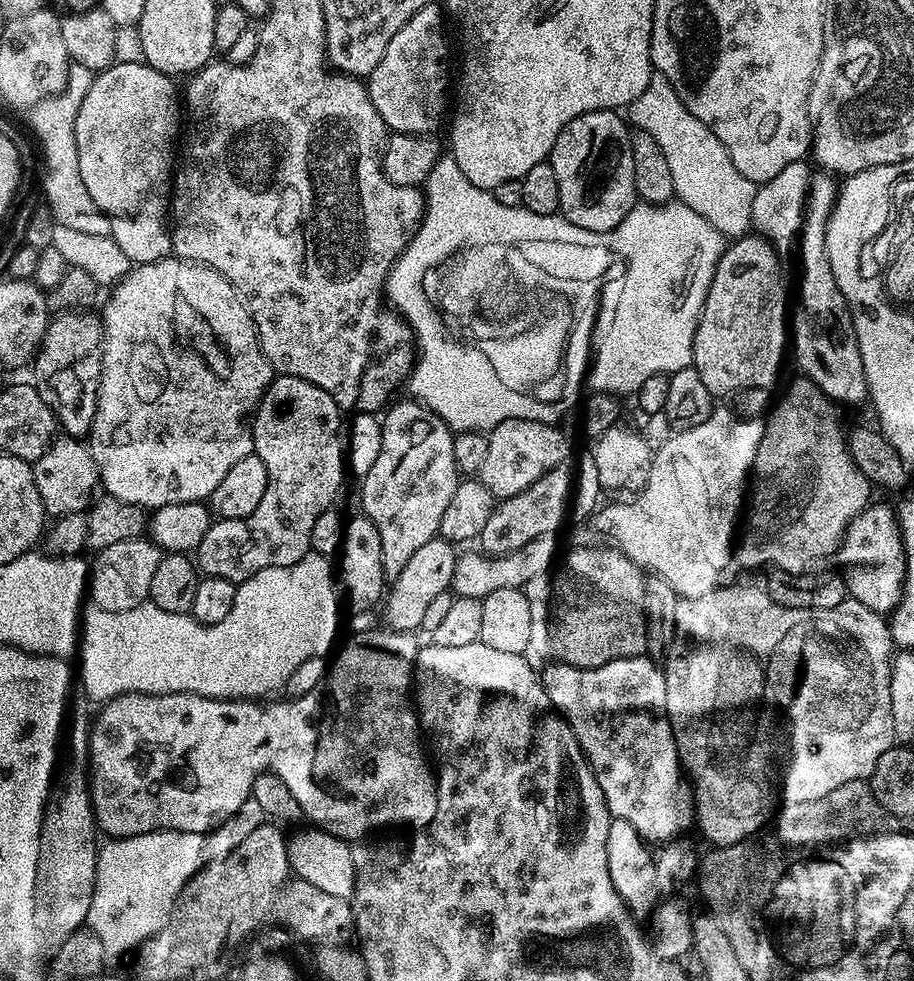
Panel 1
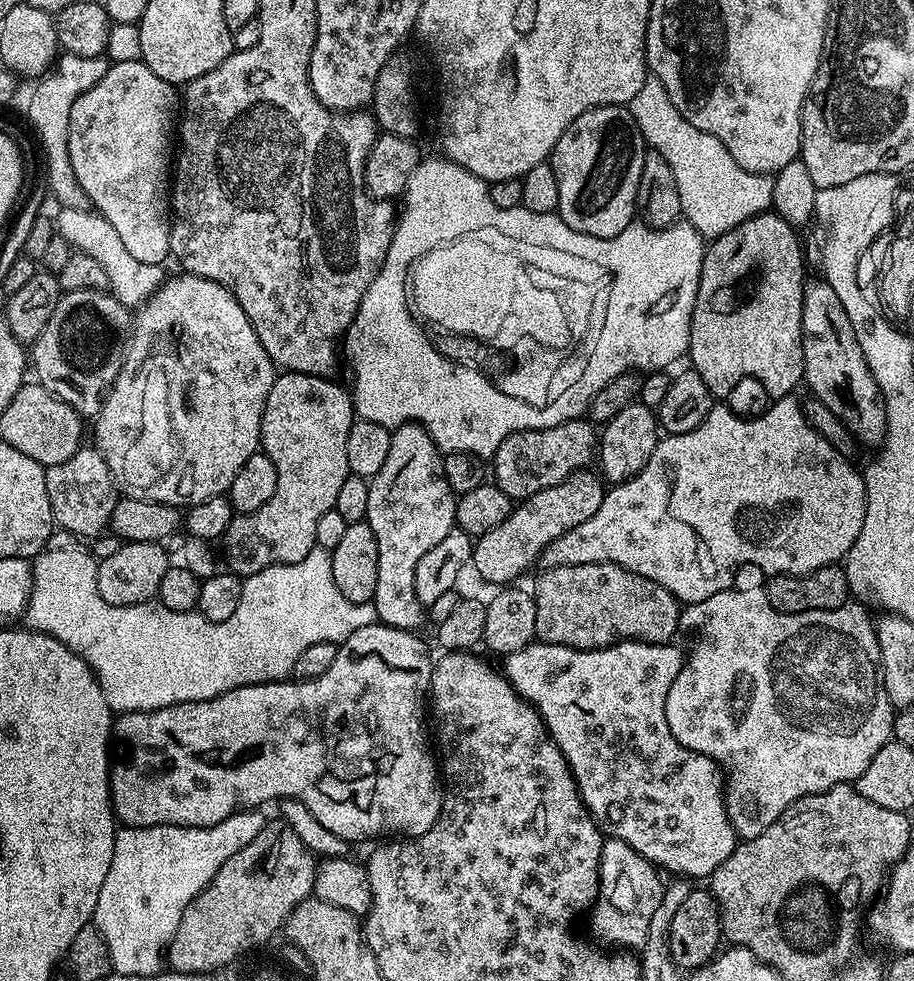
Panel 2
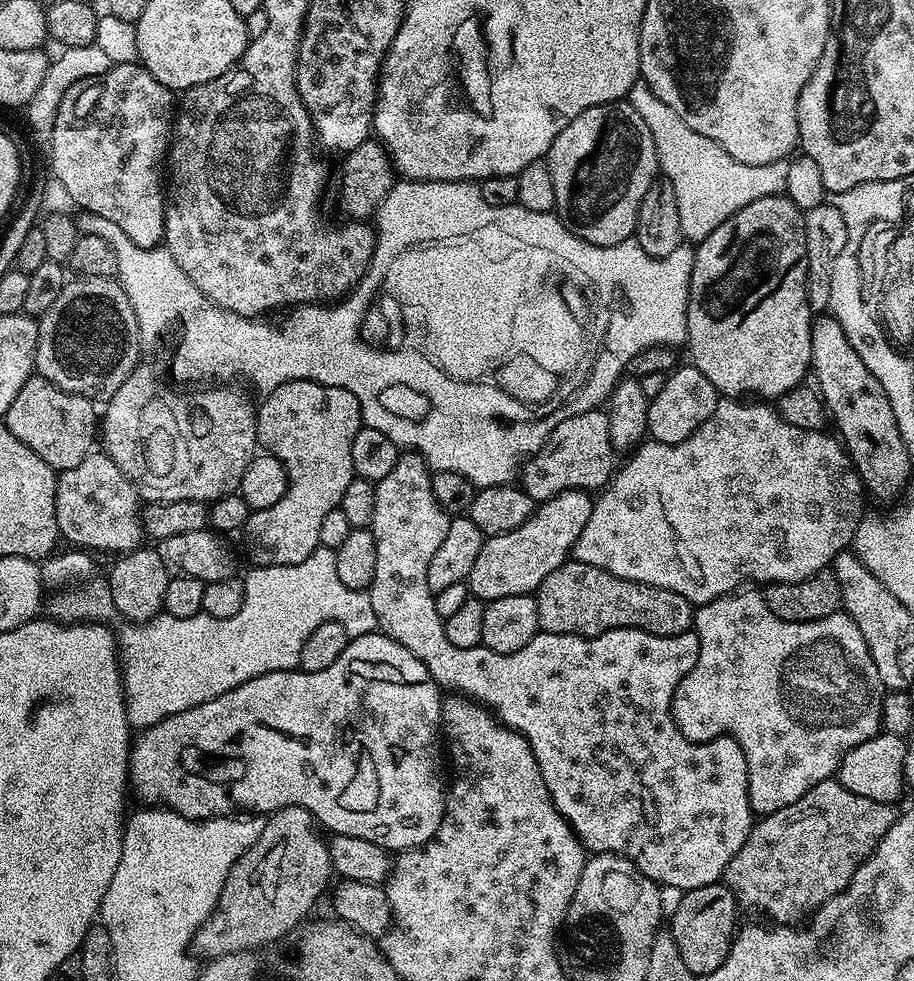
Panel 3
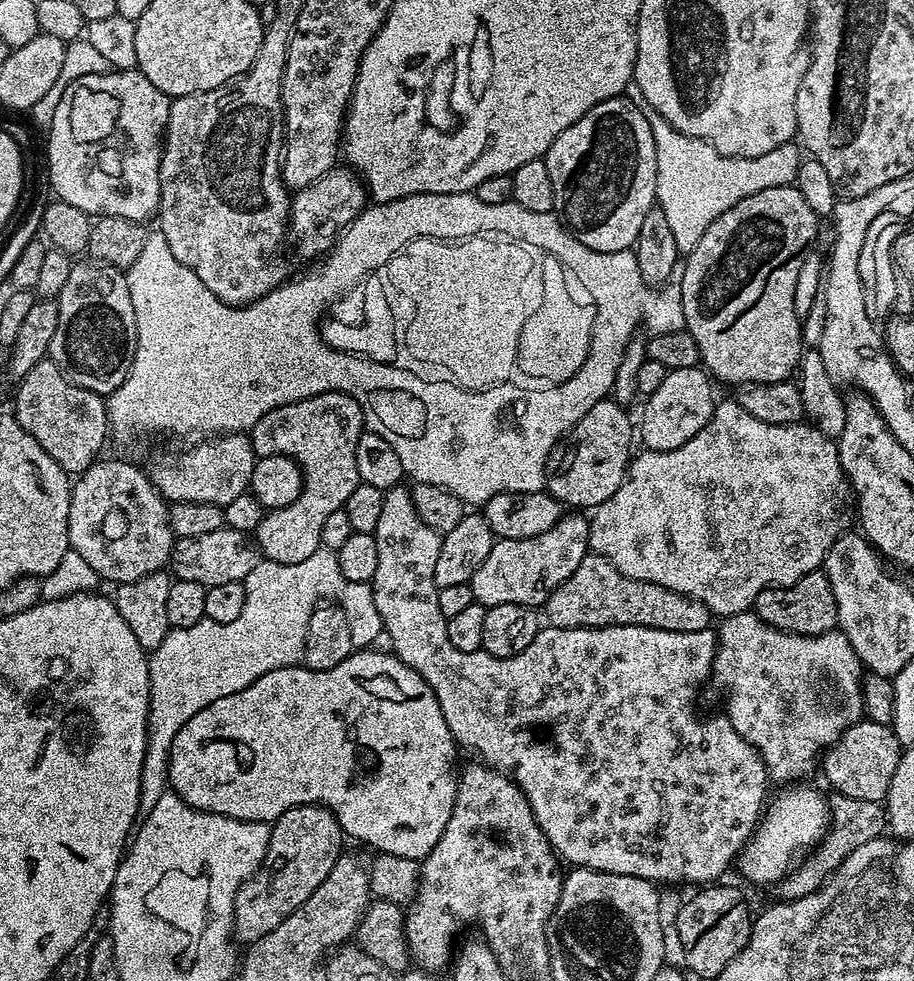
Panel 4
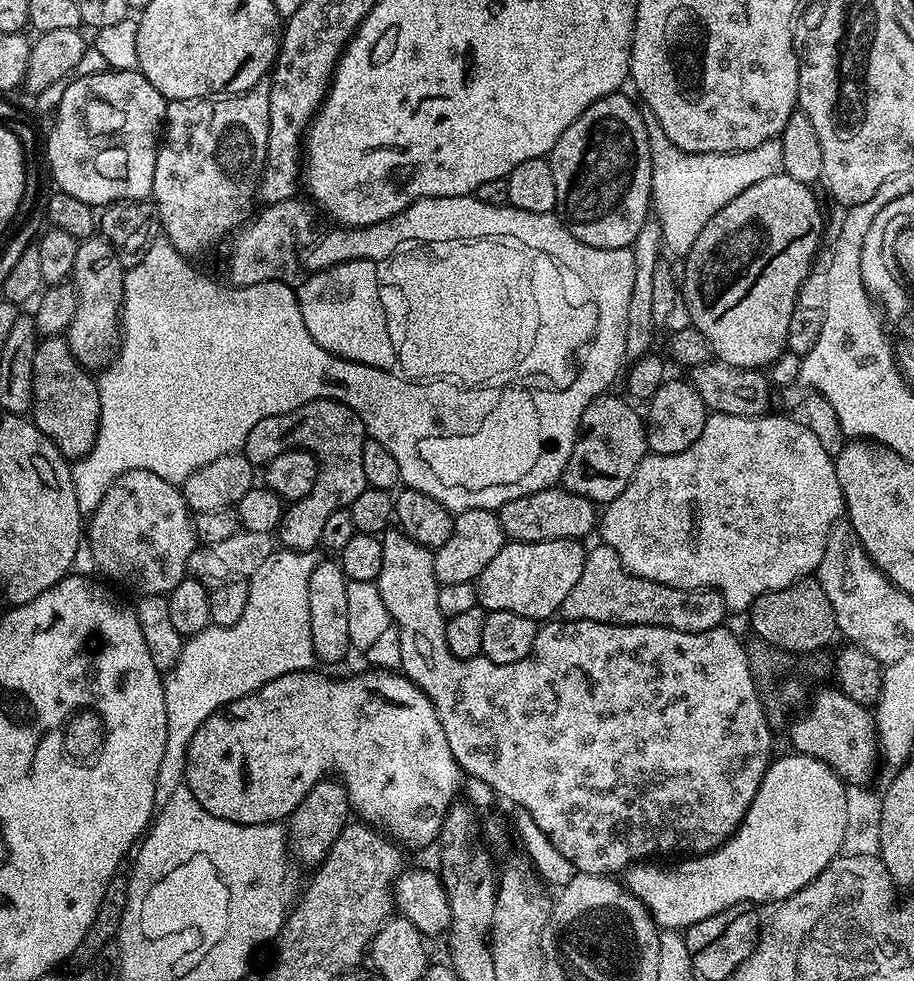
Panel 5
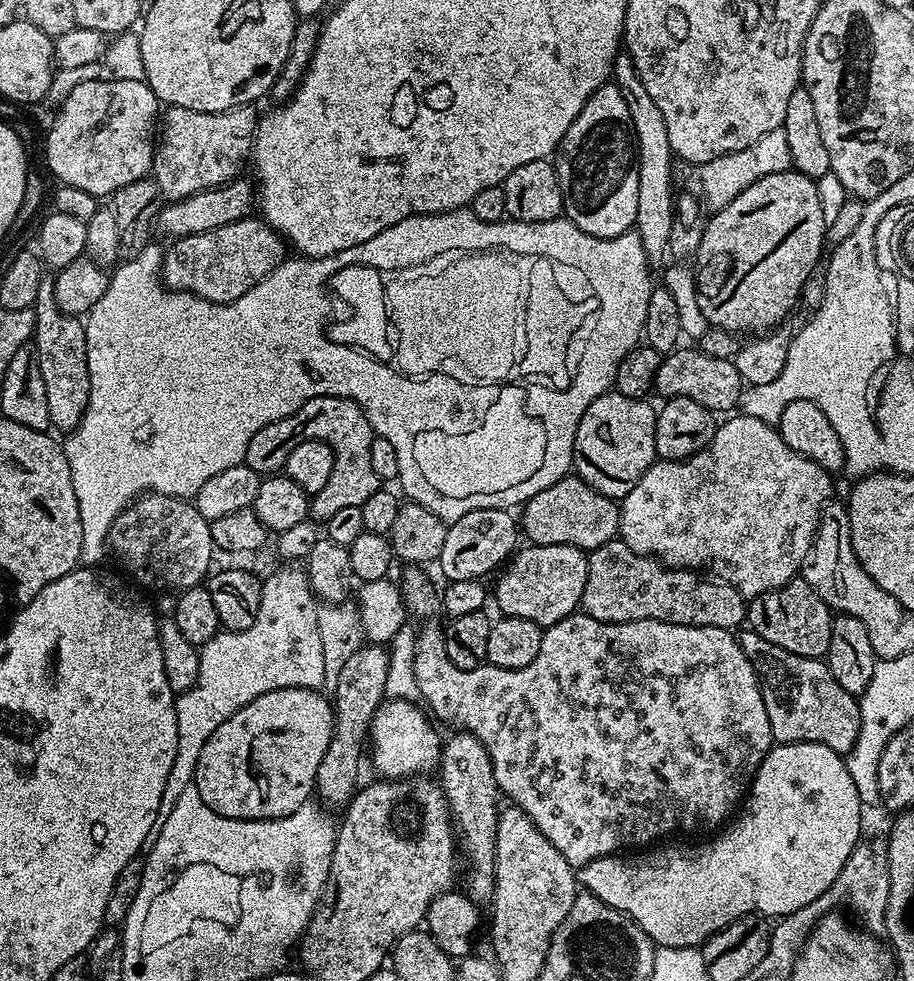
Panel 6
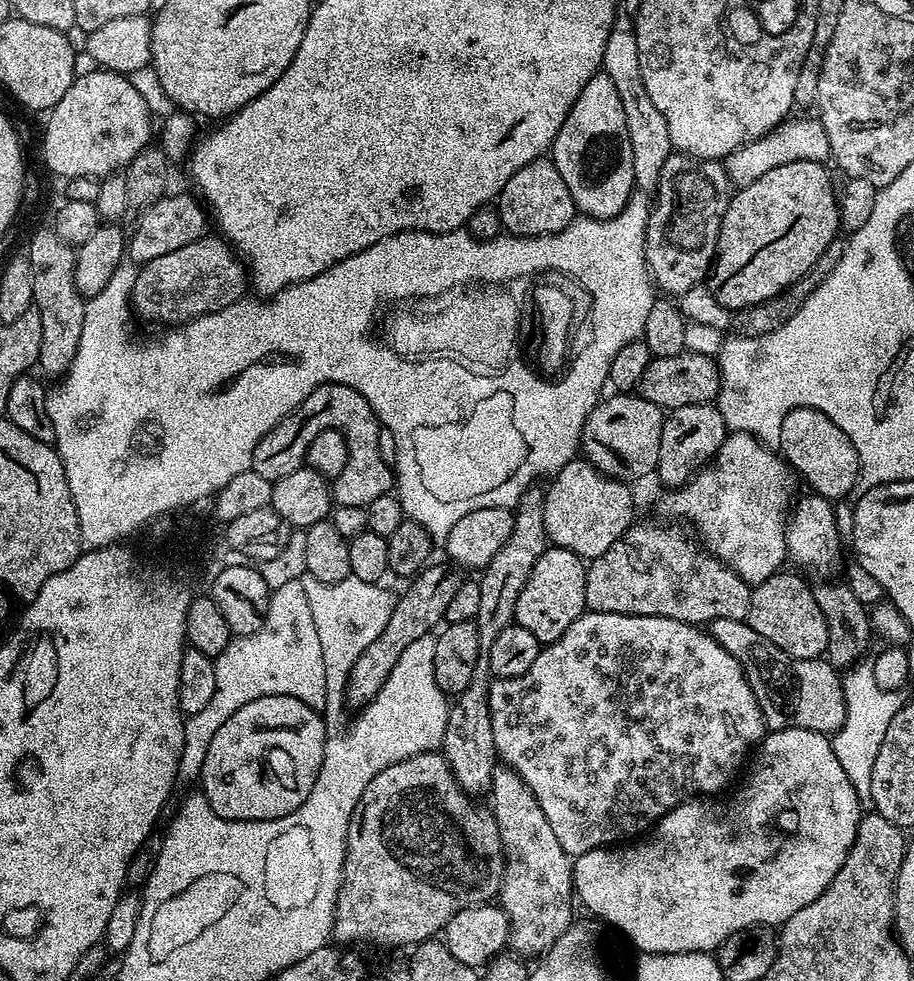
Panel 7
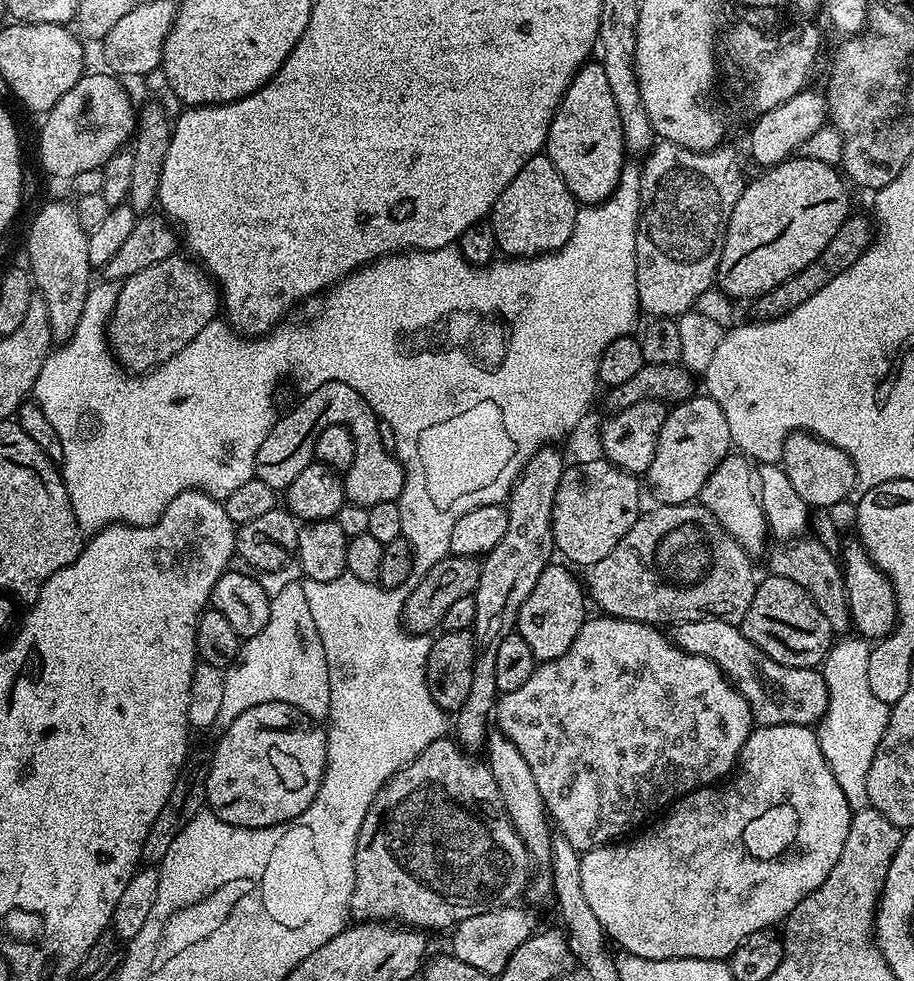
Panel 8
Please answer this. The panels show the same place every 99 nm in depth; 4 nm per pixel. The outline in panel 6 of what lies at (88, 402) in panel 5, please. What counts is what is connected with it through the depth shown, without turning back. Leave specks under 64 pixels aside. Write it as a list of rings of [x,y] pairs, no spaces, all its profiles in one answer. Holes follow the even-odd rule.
[[[44,278],[40,284],[34,311],[34,351],[40,357],[42,382],[46,382],[46,406],[50,409],[48,422],[53,429],[57,428],[57,433],[67,434],[79,426],[90,398],[84,325],[77,317],[58,310],[58,302],[54,302],[52,280],[48,278]]]

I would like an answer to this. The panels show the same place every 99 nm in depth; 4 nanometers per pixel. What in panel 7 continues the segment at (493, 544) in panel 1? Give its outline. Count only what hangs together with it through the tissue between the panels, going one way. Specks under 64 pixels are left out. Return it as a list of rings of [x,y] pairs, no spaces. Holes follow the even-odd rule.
[[[545,547],[544,552],[534,562],[530,570],[530,578],[526,586],[522,586],[522,594],[518,594],[515,623],[522,625],[534,638],[538,638],[541,646],[553,644],[586,610],[586,564],[579,556],[565,548]]]

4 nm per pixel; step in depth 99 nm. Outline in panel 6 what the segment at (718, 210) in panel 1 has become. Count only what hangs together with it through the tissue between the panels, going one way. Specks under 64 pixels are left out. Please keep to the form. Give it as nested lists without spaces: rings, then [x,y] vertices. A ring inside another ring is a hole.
[[[778,127],[762,134],[762,138],[758,138],[758,142],[746,146],[746,150],[727,152],[710,162],[699,165],[695,169],[697,188],[695,191],[707,207],[709,204],[709,209],[725,208],[730,201],[738,198],[738,194],[742,194],[742,190],[746,190],[746,186],[754,186],[754,182],[758,182],[758,178],[766,178],[770,174],[782,174],[792,167],[786,134],[783,127]]]

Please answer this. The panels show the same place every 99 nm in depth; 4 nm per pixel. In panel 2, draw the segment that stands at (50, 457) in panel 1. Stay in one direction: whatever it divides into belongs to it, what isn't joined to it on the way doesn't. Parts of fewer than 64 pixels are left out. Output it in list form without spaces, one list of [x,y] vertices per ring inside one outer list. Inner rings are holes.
[[[81,446],[75,454],[66,458],[66,462],[45,468],[44,473],[52,519],[59,527],[61,524],[66,531],[76,536],[96,536],[111,525],[118,489],[99,448]]]

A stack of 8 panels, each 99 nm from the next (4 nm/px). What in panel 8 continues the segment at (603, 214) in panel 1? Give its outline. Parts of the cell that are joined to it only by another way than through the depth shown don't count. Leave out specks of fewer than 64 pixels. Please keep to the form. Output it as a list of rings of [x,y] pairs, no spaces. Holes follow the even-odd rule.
[[[589,62],[576,71],[576,77],[570,82],[550,122],[546,154],[554,162],[558,174],[562,174],[573,198],[581,205],[600,204],[604,200],[609,200],[612,197],[612,191],[620,185],[620,175],[626,163],[622,118],[618,110],[618,102],[614,102],[614,94],[610,91],[606,70],[600,63]]]

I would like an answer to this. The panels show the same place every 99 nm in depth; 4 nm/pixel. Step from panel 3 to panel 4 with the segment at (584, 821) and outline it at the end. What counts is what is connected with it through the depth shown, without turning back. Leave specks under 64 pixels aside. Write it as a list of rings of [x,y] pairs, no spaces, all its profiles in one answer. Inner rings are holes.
[[[397,486],[387,489],[382,502],[382,514],[378,517],[378,526],[374,533],[378,546],[378,570],[374,570],[374,578],[370,581],[374,594],[374,606],[378,606],[378,614],[382,614],[384,632],[392,639],[391,651],[402,663],[410,666],[434,690],[434,698],[438,698],[438,706],[442,710],[442,718],[446,718],[446,726],[452,732],[452,738],[461,749],[473,752],[473,757],[483,763],[499,768],[501,772],[510,773],[522,794],[530,802],[530,810],[538,822],[538,826],[556,851],[561,861],[577,868],[589,868],[610,874],[626,874],[634,878],[651,880],[657,885],[663,884],[696,884],[692,886],[708,886],[719,881],[720,876],[728,867],[737,863],[744,843],[756,831],[757,824],[766,807],[770,781],[768,771],[758,754],[758,750],[746,738],[734,730],[727,715],[712,716],[709,720],[700,720],[696,713],[696,695],[704,683],[709,683],[712,674],[712,663],[716,657],[716,632],[711,627],[697,632],[671,632],[670,630],[654,630],[646,626],[630,626],[629,624],[612,624],[608,628],[553,628],[541,627],[540,632],[522,650],[522,654],[510,658],[494,658],[489,652],[463,652],[450,646],[448,637],[448,620],[438,606],[438,589],[434,582],[434,565],[438,562],[438,550],[442,539],[441,533],[435,532],[422,518],[418,518],[418,510],[414,510],[412,493],[407,487]]]

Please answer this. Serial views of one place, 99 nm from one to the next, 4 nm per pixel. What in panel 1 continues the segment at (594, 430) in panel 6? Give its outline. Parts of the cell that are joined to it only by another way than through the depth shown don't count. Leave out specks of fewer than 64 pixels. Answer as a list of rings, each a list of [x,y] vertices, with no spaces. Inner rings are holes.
[[[510,418],[487,433],[488,445],[486,458],[482,461],[482,470],[478,479],[497,501],[522,494],[534,482],[568,458],[568,440],[564,432],[555,423],[547,420],[523,420]]]

